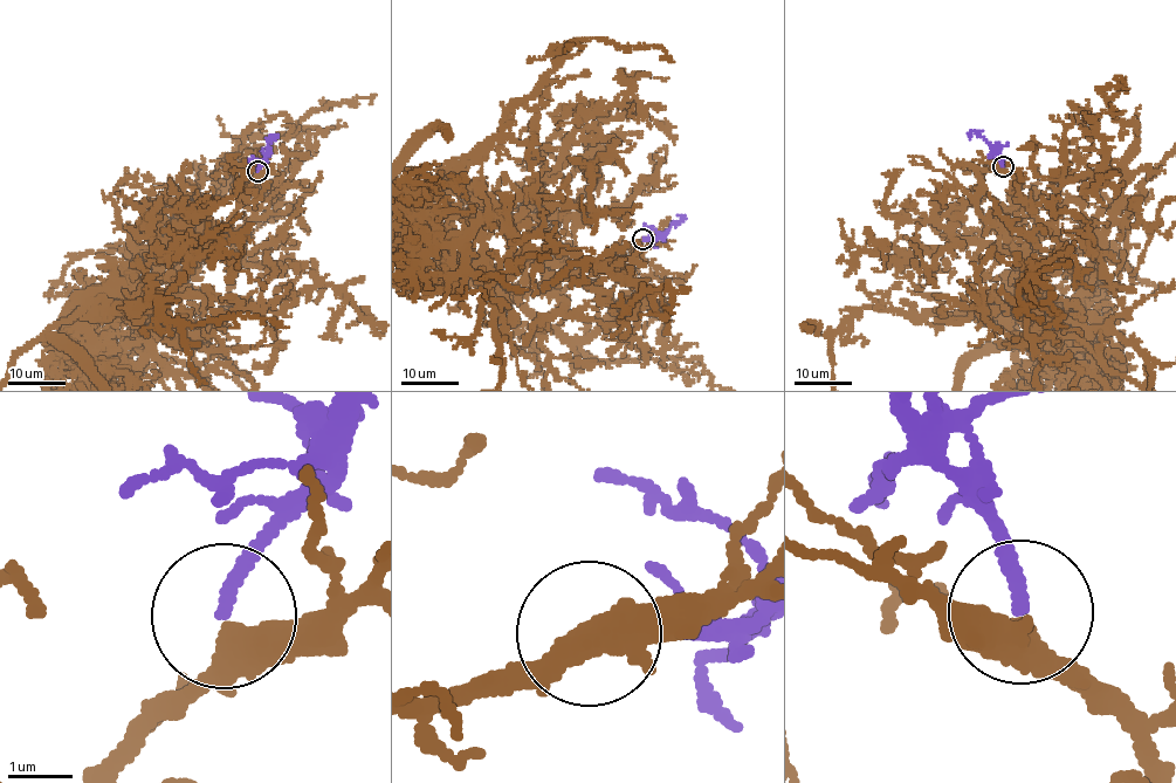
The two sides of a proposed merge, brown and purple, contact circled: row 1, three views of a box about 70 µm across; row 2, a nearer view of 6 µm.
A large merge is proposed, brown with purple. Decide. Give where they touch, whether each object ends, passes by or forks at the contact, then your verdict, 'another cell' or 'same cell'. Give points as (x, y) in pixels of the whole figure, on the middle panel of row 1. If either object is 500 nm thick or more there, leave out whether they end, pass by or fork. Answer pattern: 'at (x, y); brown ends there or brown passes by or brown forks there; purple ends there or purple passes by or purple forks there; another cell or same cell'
at (642, 239); brown forks there; purple ends there; same cell

